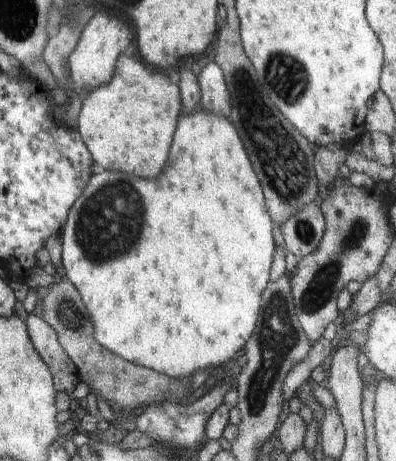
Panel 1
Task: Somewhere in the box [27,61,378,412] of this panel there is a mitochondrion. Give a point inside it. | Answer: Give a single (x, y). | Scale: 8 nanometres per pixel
(289, 176)

